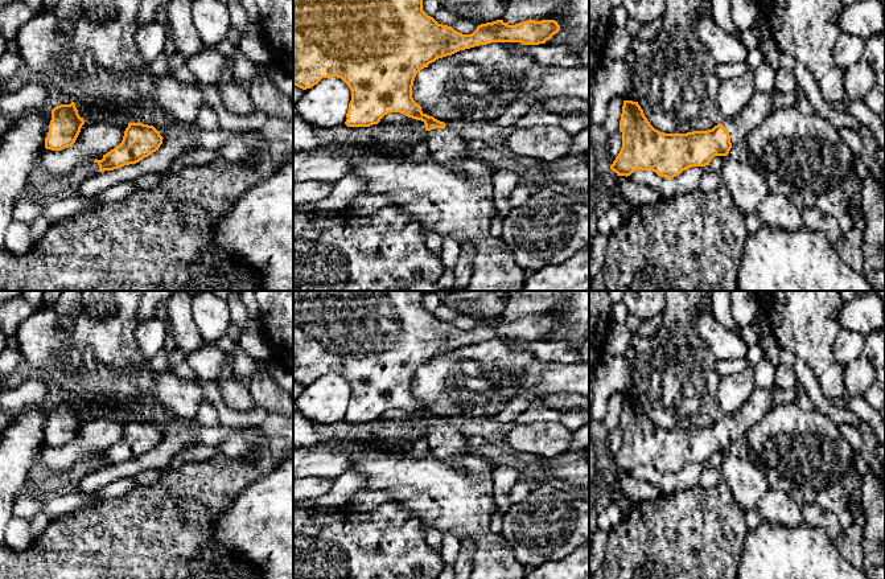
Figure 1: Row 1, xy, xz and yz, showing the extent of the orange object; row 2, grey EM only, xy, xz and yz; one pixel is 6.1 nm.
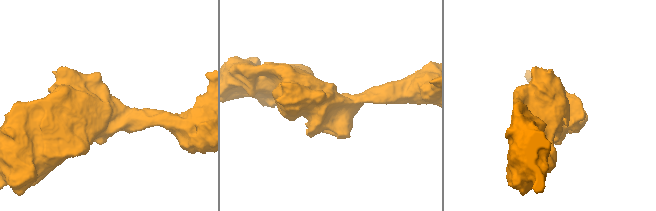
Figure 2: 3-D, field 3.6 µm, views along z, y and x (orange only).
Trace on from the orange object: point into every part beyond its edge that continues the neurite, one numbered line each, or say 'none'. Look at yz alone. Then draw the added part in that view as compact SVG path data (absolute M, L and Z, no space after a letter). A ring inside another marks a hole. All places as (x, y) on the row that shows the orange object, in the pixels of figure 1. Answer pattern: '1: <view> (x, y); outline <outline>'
1: yz (760, 106); outline M756 93L746 107L723 124L730 141L741 141L773 112L770 93Z

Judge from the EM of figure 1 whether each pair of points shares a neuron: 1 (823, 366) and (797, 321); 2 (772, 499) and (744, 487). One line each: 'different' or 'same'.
1: same
2: different

